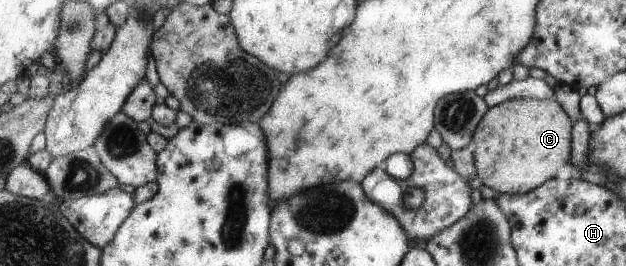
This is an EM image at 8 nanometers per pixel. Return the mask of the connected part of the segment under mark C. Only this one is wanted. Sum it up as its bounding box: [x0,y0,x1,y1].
[473,99,574,194]

